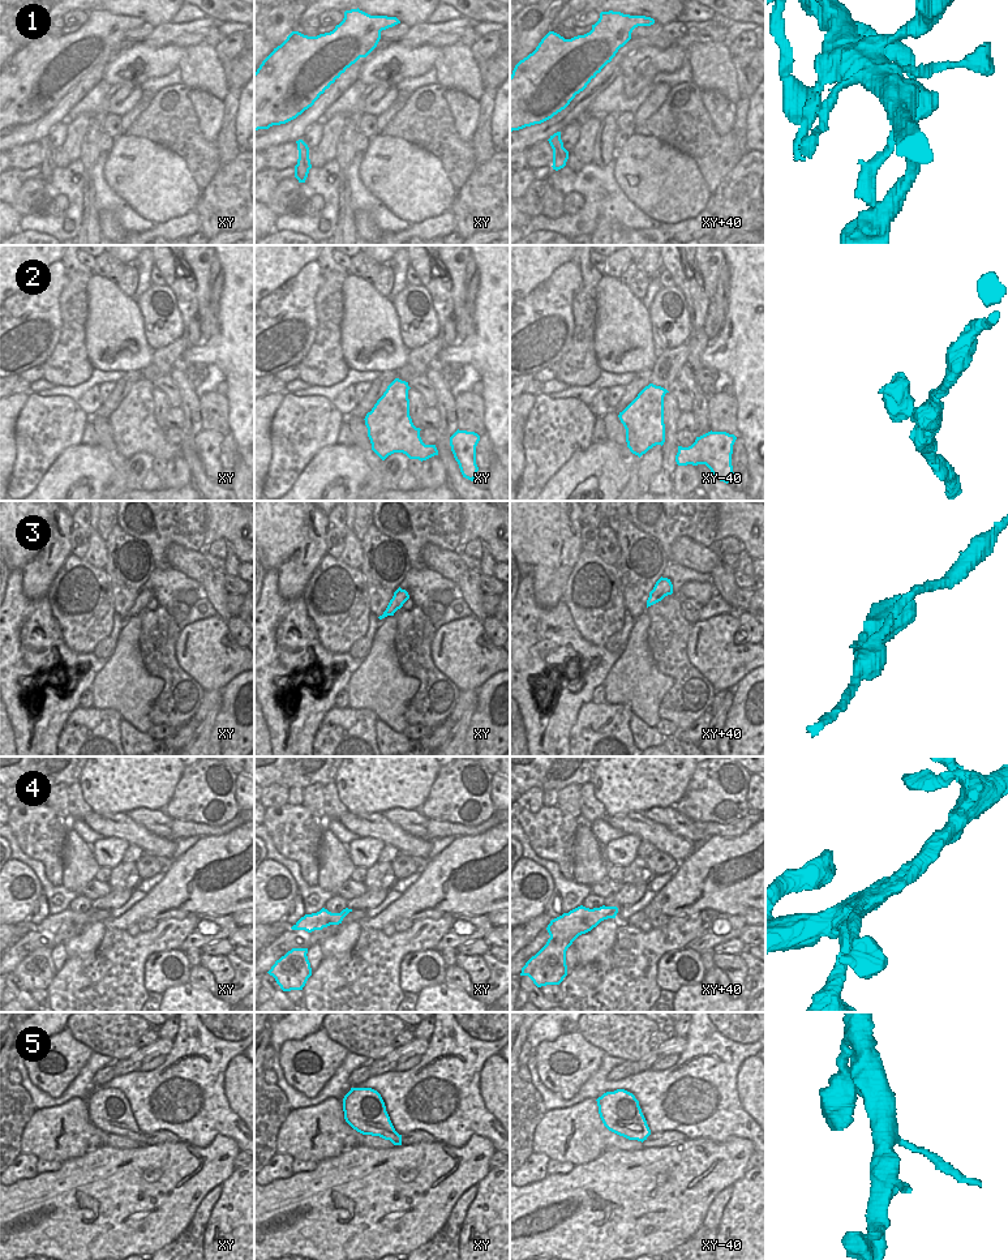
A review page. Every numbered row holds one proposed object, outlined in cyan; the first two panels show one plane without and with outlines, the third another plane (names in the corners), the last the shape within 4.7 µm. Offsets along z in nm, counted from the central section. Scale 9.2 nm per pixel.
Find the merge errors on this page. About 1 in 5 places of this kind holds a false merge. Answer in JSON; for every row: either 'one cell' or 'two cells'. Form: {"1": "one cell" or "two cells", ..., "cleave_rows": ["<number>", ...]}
{"1": "two cells", "2": "one cell", "3": "one cell", "4": "one cell", "5": "one cell", "cleave_rows": ["1"]}

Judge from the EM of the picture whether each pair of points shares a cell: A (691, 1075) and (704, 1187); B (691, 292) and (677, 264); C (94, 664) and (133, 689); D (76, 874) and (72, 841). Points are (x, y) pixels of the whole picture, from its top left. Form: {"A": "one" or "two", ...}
{"A": "two", "B": "one", "C": "two", "D": "one"}

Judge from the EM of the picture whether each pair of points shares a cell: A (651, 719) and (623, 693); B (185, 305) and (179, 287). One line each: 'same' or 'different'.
A: same
B: same

